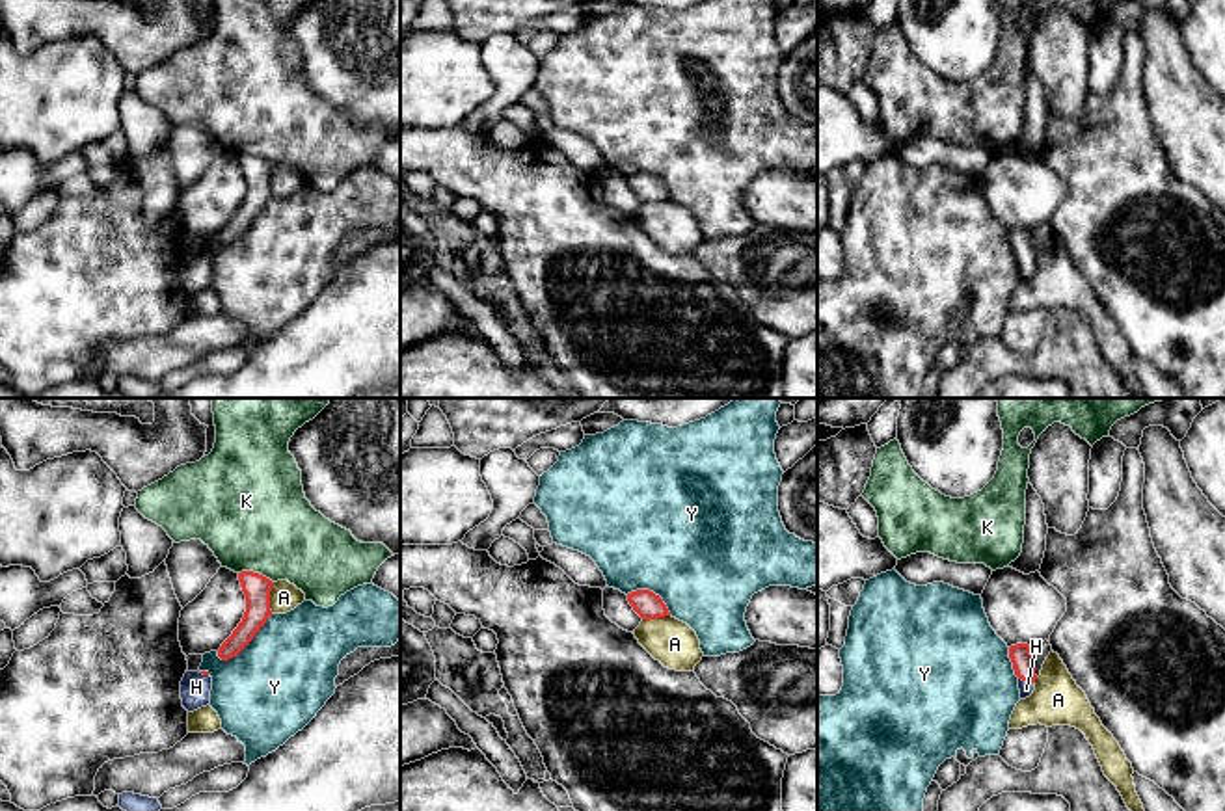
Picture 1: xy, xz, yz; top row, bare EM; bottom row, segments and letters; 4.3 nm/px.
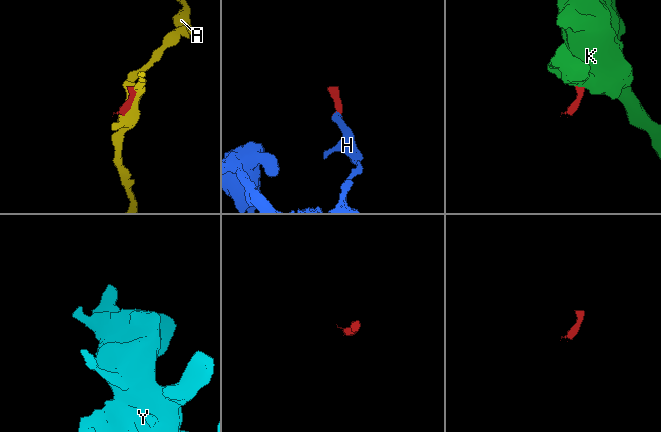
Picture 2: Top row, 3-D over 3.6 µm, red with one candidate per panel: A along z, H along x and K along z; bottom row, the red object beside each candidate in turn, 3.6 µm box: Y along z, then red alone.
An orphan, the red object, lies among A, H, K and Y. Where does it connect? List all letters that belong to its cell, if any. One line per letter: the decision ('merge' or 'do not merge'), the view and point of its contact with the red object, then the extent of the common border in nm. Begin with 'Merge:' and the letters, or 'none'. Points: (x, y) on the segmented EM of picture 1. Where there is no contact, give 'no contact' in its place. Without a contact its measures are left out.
Merge: H
A: do not merge; contact xy (269, 598); length 140 nm
H: merge; contact yz (1026, 679); length 80 nm
K: do not merge; contact xy (255, 573); length 160 nm
Y: do not merge; contact xy (246, 644); length 300 nm

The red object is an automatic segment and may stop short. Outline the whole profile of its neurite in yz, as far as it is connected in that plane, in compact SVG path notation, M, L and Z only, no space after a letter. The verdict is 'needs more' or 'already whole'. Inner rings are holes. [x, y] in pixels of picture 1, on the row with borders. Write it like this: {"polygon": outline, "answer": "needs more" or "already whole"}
{"polygon": "M1011 645L1009 658L1013 662L1015 675L1018 677L1020 699L1026 699L1033 694L1037 679L1031 645Z", "answer": "needs more"}

